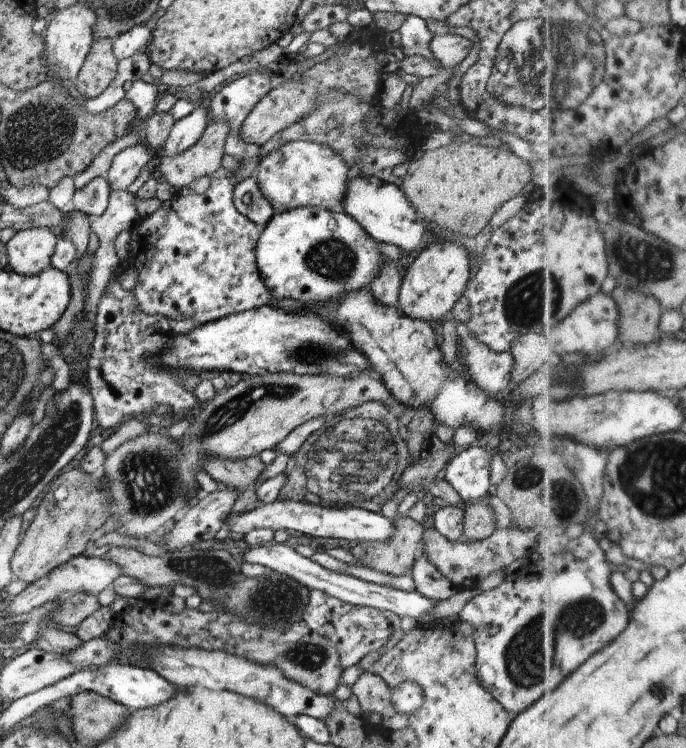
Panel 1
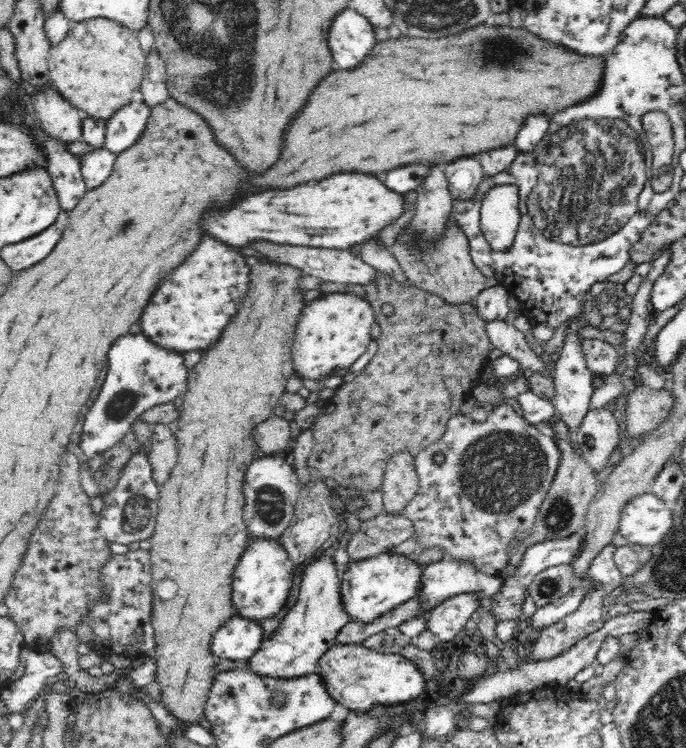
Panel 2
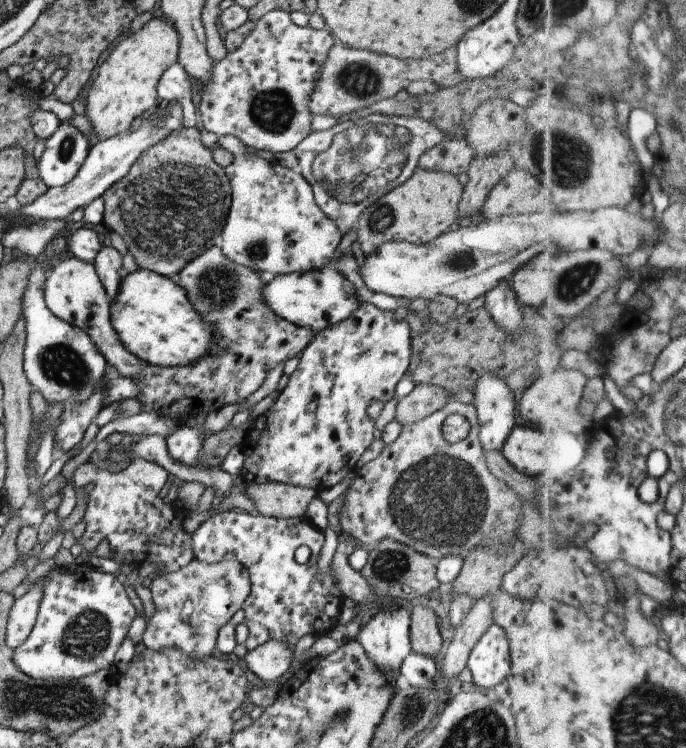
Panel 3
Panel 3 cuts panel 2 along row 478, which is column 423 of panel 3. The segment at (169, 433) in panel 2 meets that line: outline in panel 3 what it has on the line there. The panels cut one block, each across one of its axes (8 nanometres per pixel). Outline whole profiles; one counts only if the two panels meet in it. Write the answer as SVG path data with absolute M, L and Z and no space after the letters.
M464 138L444 141L419 158L419 166L426 170L442 171L454 176L466 173L475 152Z

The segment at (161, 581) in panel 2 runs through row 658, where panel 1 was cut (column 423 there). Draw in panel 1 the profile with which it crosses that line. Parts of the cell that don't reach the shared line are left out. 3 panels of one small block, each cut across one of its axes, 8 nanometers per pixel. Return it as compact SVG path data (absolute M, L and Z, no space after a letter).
M452 141L445 147L424 152L420 158L413 158L407 174L401 178L399 187L416 212L425 220L436 222L450 235L459 233L465 234L466 237L475 237L480 232L486 231L488 222L496 214L496 210L504 202L522 194L531 180L532 170L528 164L507 146L491 145L490 143L482 146L471 144L468 141Z

